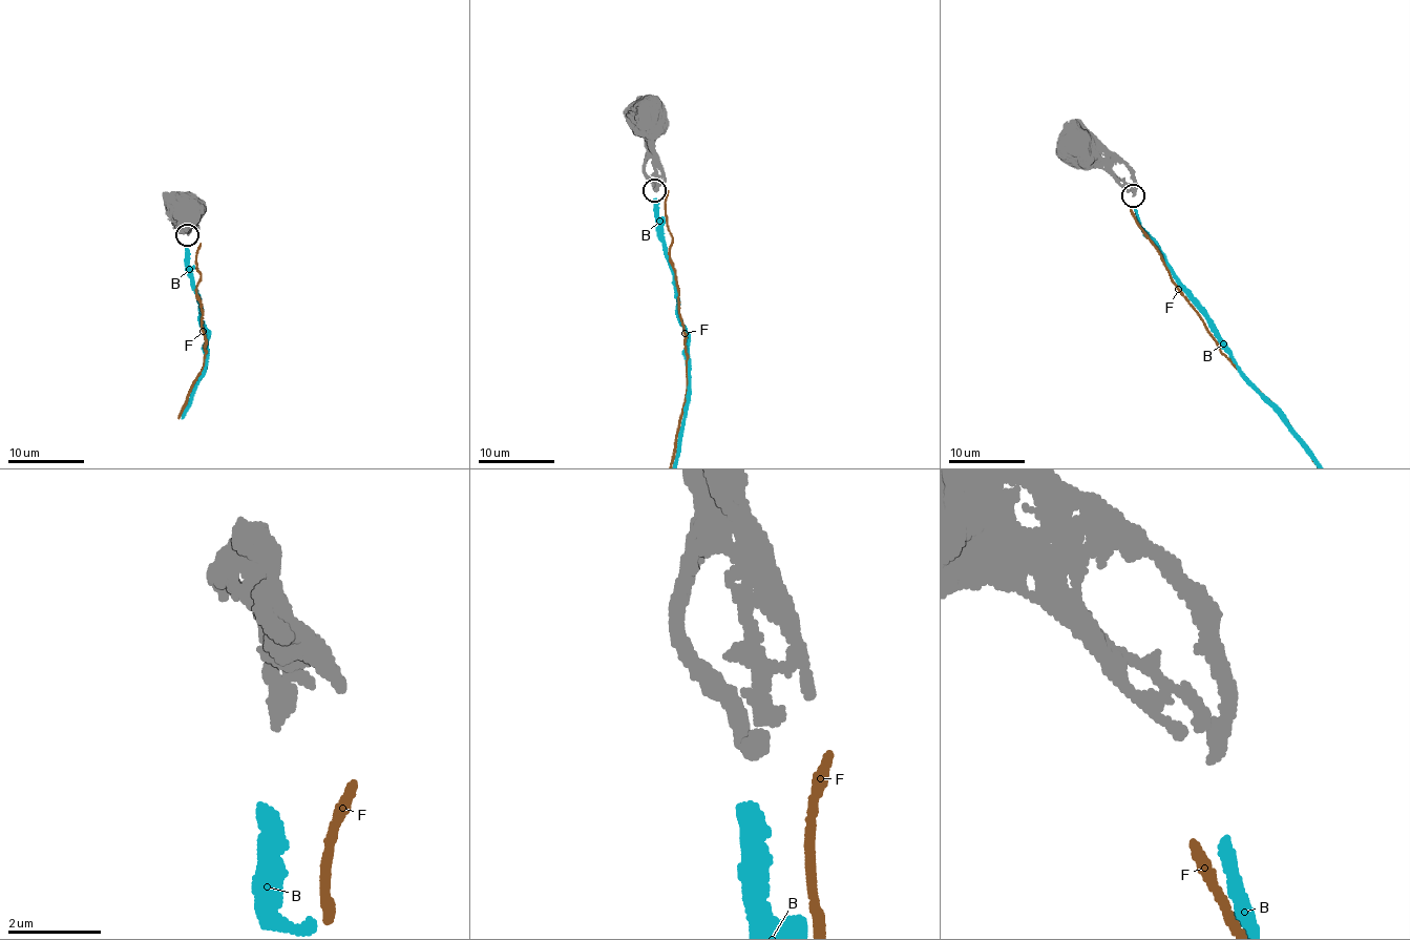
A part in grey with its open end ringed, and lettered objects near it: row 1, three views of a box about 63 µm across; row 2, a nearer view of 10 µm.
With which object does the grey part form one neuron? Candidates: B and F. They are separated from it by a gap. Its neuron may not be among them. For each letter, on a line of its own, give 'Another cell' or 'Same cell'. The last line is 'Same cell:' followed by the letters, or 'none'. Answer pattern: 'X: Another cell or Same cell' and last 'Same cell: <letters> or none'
B: Same cell
F: Another cell
Same cell: B

